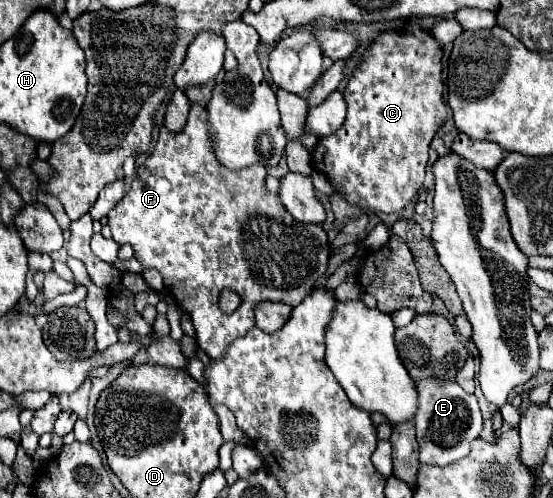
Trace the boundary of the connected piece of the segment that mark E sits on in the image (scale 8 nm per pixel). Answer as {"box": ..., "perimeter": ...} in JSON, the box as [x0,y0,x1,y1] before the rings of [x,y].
{"box":[415,378,481,466],"perimeter":[[[441,378],[419,380],[417,390],[419,410],[415,416],[415,426],[421,464],[447,466],[463,458],[471,450],[471,442],[477,440],[481,434],[481,412],[477,406],[477,398],[473,394],[467,394],[459,384]]]}

